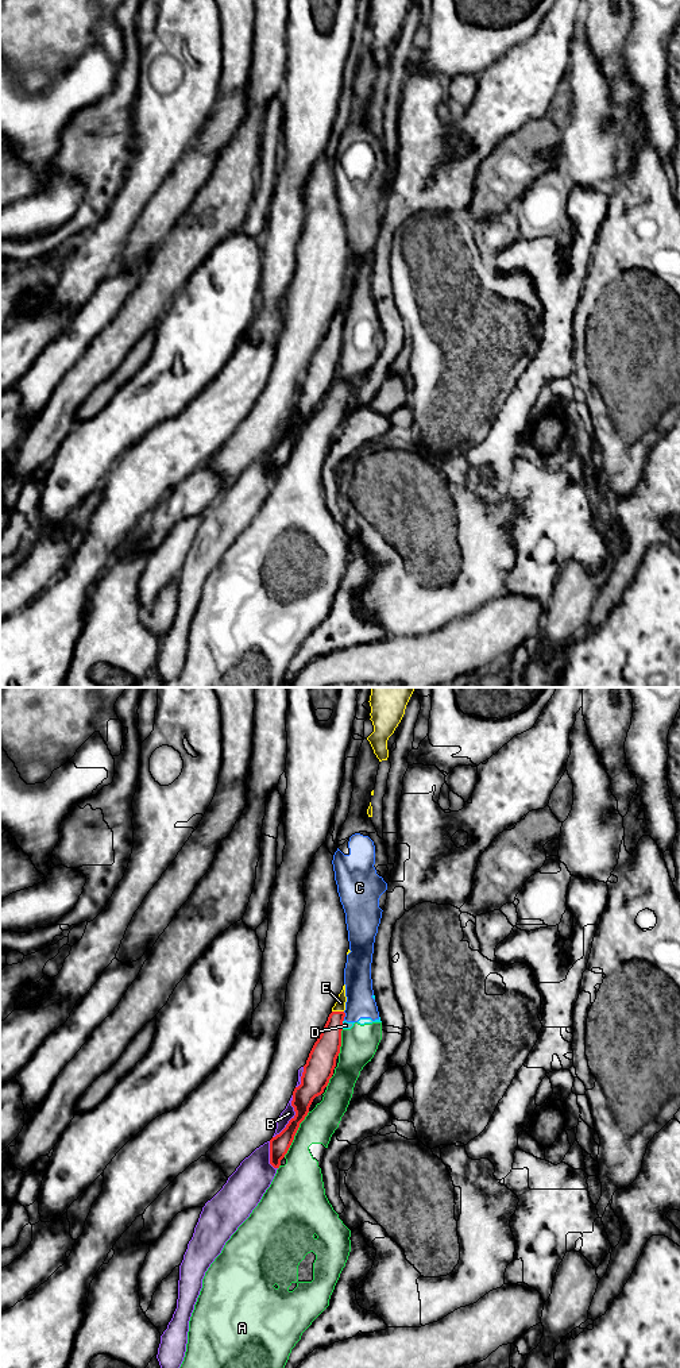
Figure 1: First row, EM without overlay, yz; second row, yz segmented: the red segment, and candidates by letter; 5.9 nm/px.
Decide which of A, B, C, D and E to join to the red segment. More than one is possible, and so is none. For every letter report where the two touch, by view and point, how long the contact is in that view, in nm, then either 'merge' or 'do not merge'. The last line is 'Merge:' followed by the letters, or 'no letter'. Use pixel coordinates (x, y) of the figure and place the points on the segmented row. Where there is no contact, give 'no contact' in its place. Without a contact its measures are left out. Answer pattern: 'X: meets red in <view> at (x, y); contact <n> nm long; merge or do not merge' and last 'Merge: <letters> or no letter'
A: meets red in yz at (294, 1135); contact 320 nm long; do not merge
B: meets red in yz at (294, 1117); contact 280 nm long; do not merge
C: meets red in yz at (344, 1016); contact 60 nm long; do not merge
D: meets red in yz at (342, 1024); contact 60 nm long; do not merge
E: meets red in yz at (337, 1012); contact 70 nm long; merge
Merge: E

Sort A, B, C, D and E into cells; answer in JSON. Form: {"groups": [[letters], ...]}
{"groups": [["A", "C", "D"], ["B"], ["E"]]}

